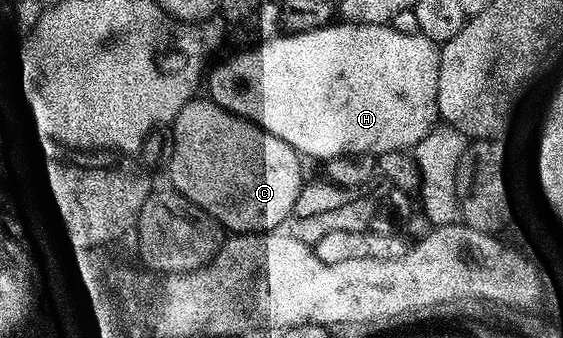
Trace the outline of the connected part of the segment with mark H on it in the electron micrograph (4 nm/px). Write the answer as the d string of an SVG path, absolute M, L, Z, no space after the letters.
M332 21L327 27L310 29L306 33L279 33L271 39L257 42L253 51L244 51L241 55L232 55L224 59L216 68L213 66L206 75L206 87L208 83L207 98L213 99L219 107L232 111L242 119L251 119L259 125L263 131L274 133L282 141L286 141L301 156L327 161L336 159L339 155L370 155L378 157L382 153L391 151L408 151L415 148L426 133L438 123L438 65L440 64L440 47L434 41L430 41L425 35L411 35L410 33L398 33L398 29L392 26L362 25L361 23L345 23Z

